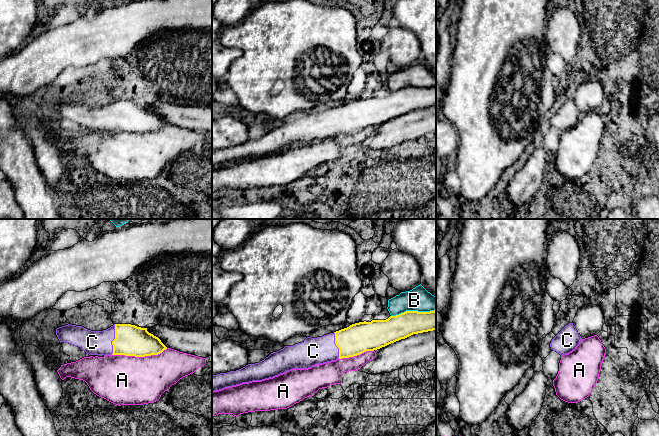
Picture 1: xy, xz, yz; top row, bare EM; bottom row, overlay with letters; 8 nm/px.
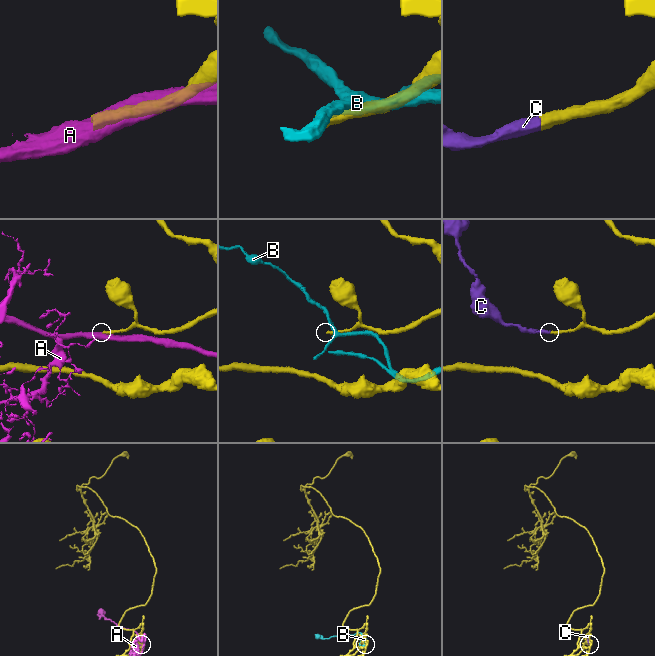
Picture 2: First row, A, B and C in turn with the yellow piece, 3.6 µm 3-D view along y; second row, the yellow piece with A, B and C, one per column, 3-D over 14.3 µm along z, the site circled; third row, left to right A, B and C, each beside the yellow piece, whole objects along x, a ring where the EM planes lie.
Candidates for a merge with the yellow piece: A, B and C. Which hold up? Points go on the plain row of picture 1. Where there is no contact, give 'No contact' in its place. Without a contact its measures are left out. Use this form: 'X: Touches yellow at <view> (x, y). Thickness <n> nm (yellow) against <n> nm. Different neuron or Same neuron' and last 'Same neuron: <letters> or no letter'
A: Touches yellow at xy (139, 132). Thickness 260 nm (yellow) against 400 nm. Different neuron
B: Touches yellow at xz (413, 87). Thickness 200 nm (yellow) against 190 nm. Different neuron
C: Touches yellow at xy (114, 115). Thickness 260 nm (yellow) against 190 nm. Same neuron
Same neuron: C

